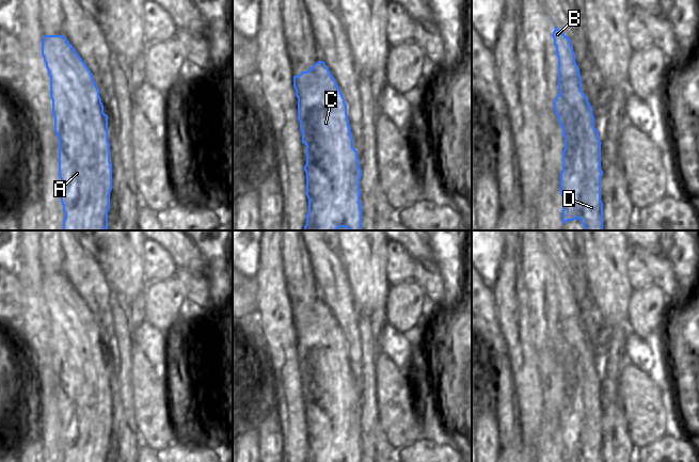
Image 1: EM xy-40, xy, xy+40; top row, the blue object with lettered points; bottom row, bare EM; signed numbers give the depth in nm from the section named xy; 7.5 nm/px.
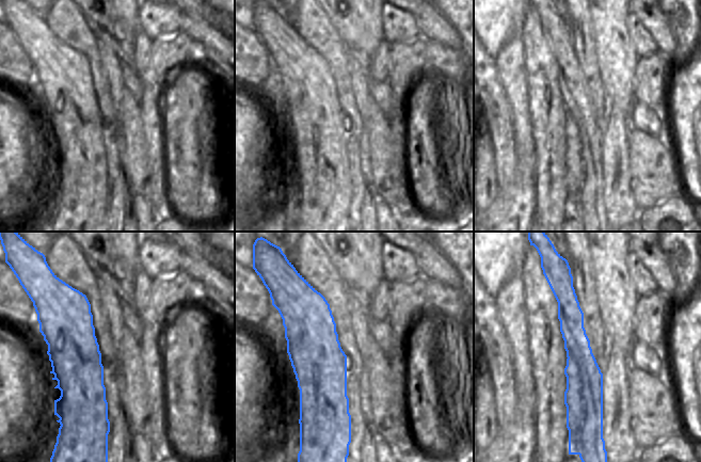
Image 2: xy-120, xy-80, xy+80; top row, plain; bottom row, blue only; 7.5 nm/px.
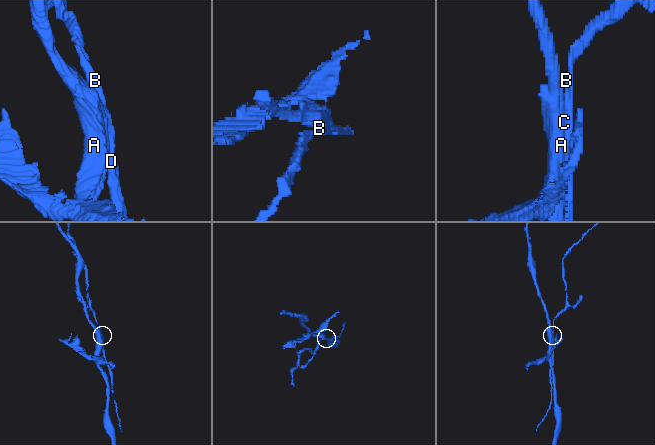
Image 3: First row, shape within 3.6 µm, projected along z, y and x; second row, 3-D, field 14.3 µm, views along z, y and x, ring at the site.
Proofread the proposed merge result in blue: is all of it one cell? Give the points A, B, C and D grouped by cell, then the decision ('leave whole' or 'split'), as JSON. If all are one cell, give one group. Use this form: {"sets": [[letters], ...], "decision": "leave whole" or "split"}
{"sets": [["A", "C"], ["B", "D"]], "decision": "split"}

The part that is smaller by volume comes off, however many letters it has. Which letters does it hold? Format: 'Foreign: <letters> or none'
Foreign: B, D

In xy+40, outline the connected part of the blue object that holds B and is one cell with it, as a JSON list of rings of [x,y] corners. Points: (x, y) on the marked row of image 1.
[[[556,26],[552,34],[558,58],[558,92],[577,113],[577,139],[582,149],[584,184],[579,220],[585,230],[603,230],[601,201],[601,141],[594,128],[592,107],[582,90],[582,77],[571,39]]]

